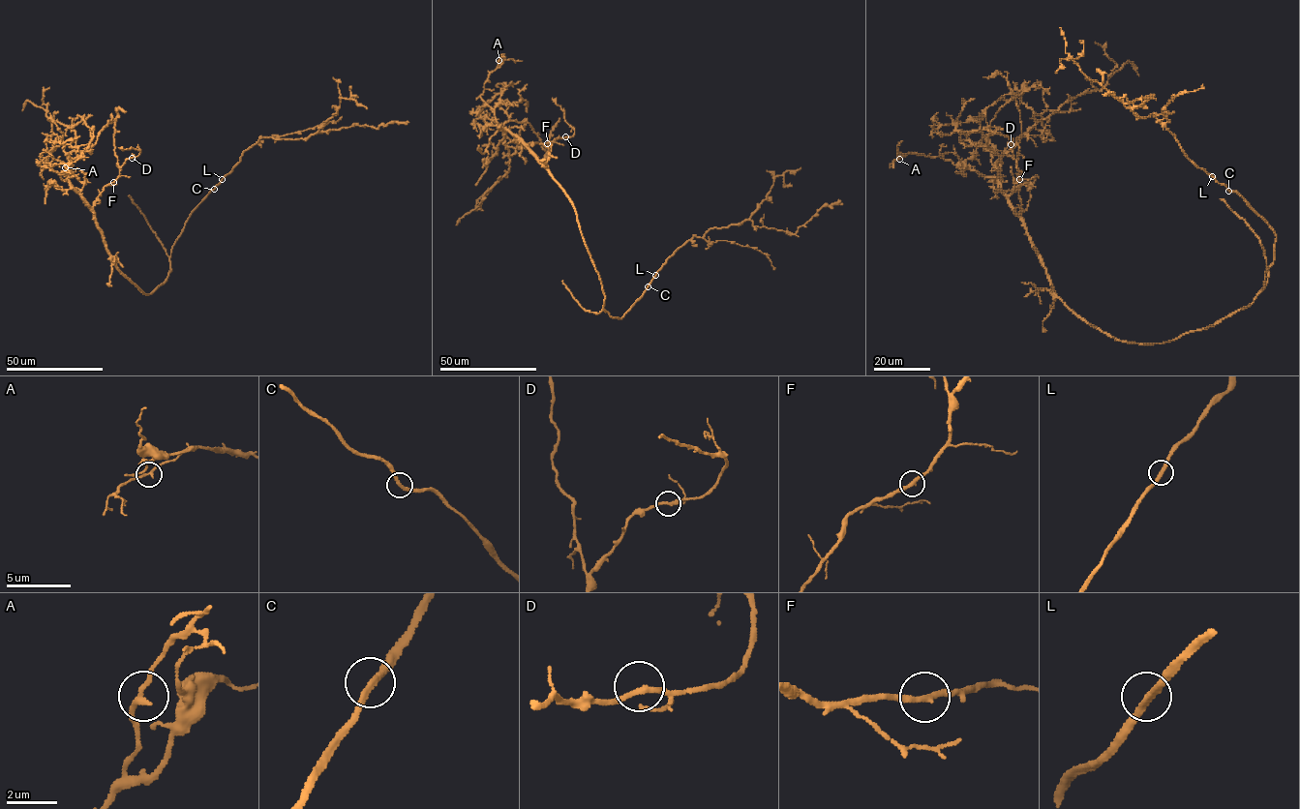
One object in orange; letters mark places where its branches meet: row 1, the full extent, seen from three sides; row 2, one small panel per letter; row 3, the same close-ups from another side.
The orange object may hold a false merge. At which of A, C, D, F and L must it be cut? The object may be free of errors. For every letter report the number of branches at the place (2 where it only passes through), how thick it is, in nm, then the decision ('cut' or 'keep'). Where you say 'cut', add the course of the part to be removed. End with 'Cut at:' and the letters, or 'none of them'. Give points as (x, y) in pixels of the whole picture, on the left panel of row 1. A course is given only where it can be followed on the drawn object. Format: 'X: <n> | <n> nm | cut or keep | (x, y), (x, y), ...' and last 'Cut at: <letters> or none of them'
A: 2 | 240 nm | keep
C: 2 | 240 nm | keep
D: 2 | 240 nm | keep
F: 2 | 240 nm | keep
L: 2 | 240 nm | keep
Cut at: none of them

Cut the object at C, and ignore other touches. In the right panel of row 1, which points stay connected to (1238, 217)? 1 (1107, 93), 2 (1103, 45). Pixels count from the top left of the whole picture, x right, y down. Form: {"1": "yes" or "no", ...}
{"1": "no", "2": "yes"}

